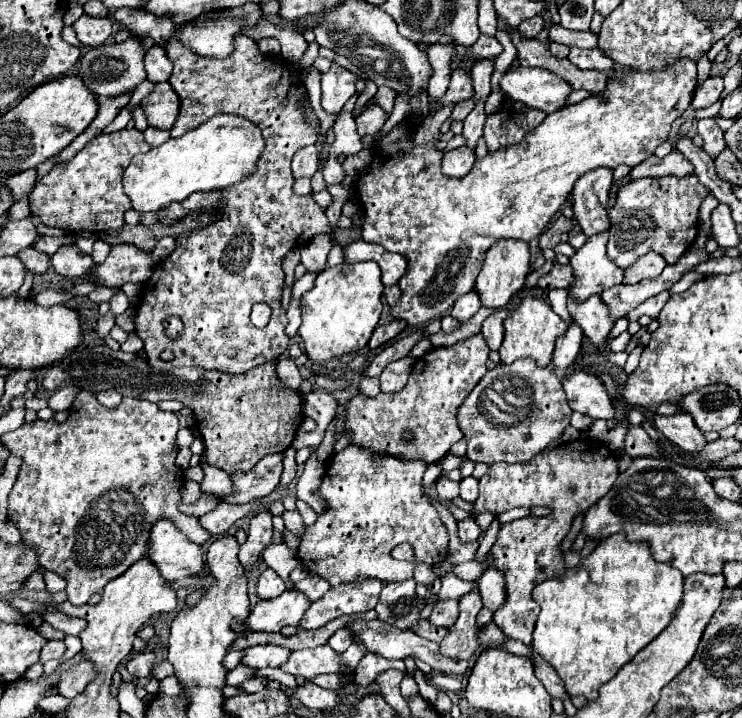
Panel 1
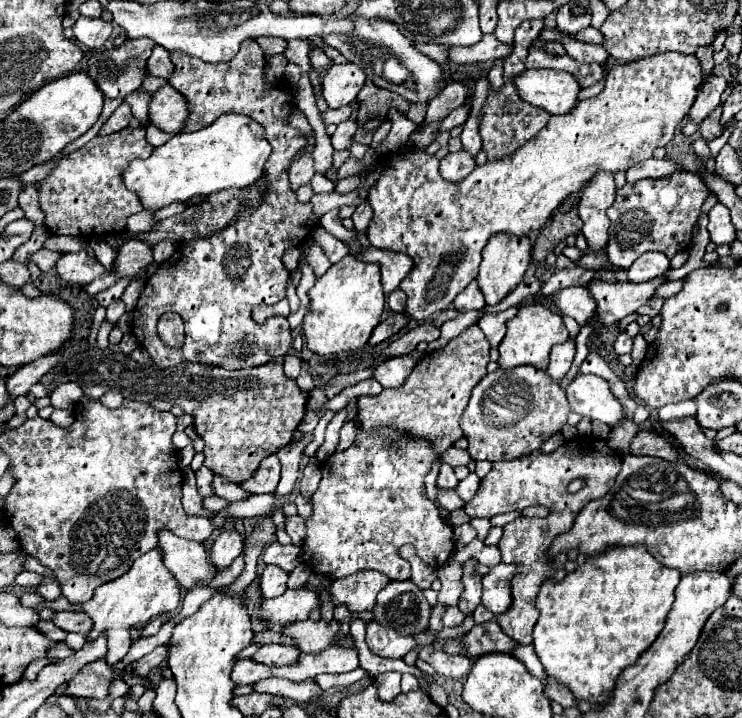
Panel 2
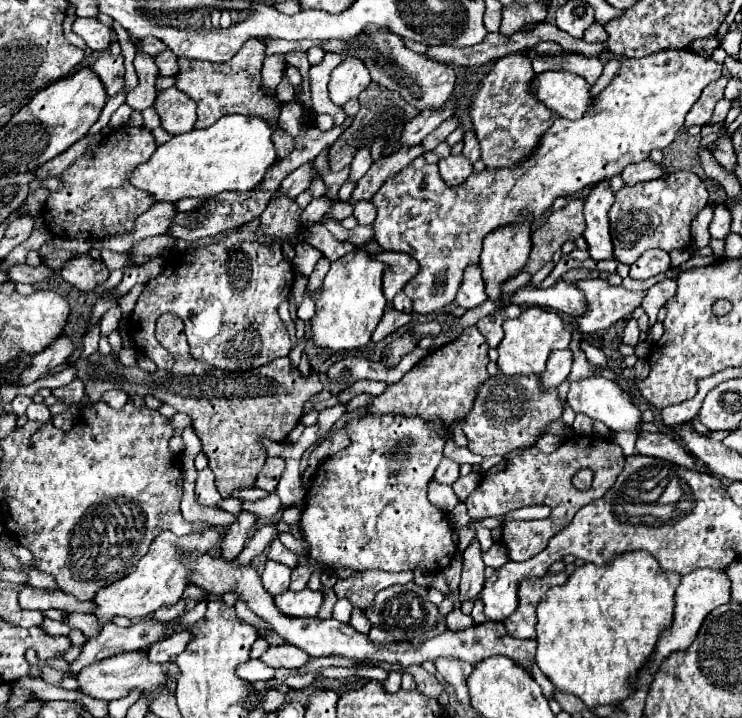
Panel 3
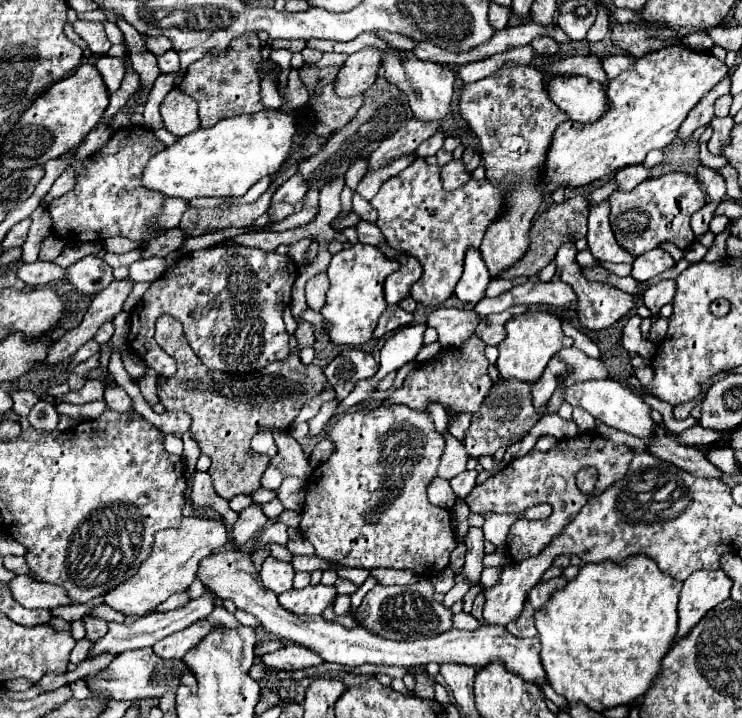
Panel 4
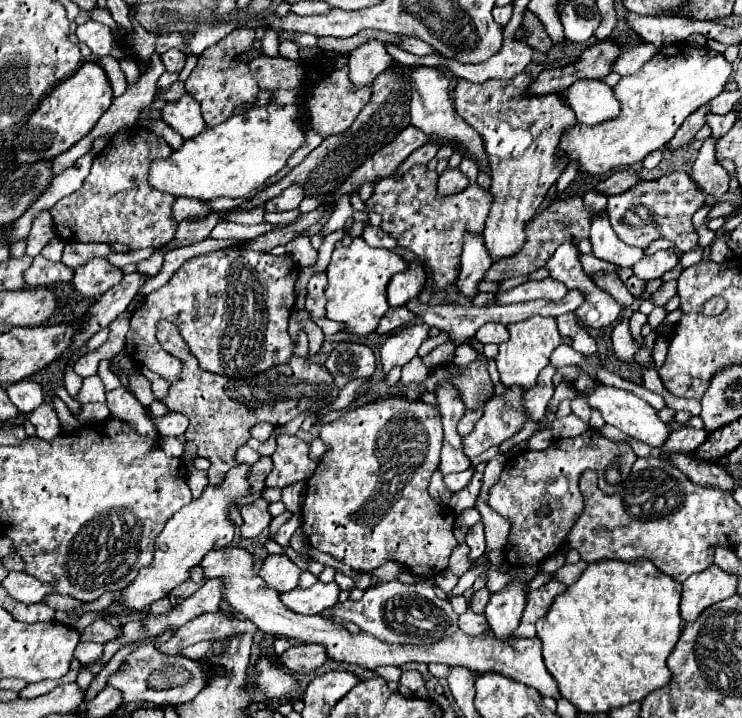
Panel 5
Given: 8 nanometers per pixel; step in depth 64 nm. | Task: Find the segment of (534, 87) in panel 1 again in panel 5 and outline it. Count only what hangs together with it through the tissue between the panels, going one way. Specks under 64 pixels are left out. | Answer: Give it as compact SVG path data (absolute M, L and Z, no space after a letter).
M576 80L570 88L562 90L560 96L566 106L574 110L576 120L586 126L610 120L618 116L620 110L620 102L614 98L612 88L602 80Z

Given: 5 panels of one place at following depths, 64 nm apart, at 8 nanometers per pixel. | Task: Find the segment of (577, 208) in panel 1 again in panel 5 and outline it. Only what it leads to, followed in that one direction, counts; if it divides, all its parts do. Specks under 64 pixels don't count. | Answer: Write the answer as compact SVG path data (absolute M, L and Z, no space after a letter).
M606 212L602 216L592 216L592 228L590 228L590 242L592 242L592 254L600 260L606 260L616 266L634 266L642 260L644 252L640 248L626 246L612 230Z

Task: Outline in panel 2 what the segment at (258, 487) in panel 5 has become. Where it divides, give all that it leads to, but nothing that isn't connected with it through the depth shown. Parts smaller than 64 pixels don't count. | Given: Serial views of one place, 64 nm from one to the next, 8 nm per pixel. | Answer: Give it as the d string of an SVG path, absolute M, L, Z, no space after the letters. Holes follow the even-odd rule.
M176 314L162 316L158 320L158 334L164 340L164 344L168 344L172 348L180 348L180 344L184 344L184 324L182 324L182 318L176 316ZM94 346L94 348L80 352L80 354L70 356L64 362L62 374L74 376L74 382L78 382L82 386L82 390L86 392L86 396L92 400L98 400L106 390L116 390L124 398L132 398L132 400L140 400L140 402L152 402L154 398L160 398L160 400L170 400L172 404L180 406L186 414L190 414L194 418L194 428L196 428L198 436L204 438L204 442L206 442L204 466L210 468L212 472L222 474L228 480L240 484L242 480L252 476L252 472L256 472L262 458L278 452L280 448L284 448L292 442L294 432L304 418L308 392L300 390L294 380L286 378L284 370L282 370L282 362L284 362L284 358L276 358L264 366L234 370L234 372L228 372L228 370L216 368L216 366L212 368L206 364L178 364L174 368L160 370L160 368L152 368L152 366L140 366L130 356L112 352L110 348L102 350L102 348Z

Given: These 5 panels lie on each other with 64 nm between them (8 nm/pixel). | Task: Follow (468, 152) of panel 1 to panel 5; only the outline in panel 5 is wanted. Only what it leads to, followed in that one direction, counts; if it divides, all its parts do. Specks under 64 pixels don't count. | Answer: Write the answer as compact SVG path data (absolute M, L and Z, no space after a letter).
M446 168L438 178L438 192L444 196L460 192L466 186L468 186L468 178L458 168Z

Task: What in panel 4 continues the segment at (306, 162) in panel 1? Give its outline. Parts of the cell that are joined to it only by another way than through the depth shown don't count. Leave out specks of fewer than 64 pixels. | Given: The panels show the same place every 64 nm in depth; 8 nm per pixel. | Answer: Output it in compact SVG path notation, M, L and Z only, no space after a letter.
M296 172L292 178L288 178L288 180L276 190L276 194L272 196L272 202L286 200L286 202L290 202L290 204L296 204L300 198L304 198L306 190L308 190L306 180L300 176L300 172Z

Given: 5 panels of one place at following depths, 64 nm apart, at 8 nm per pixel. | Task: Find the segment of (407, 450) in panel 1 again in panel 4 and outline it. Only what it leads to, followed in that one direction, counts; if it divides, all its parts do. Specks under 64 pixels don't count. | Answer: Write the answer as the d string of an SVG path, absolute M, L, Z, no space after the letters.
M472 334L466 342L462 342L462 346L442 350L436 358L414 368L406 376L404 384L398 390L394 390L382 402L382 406L388 408L394 404L402 404L416 412L424 412L432 402L438 402L444 406L446 412L456 412L456 414L476 412L476 408L480 408L480 402L484 400L484 394L488 394L488 390L492 388L492 378L488 376L488 360L484 356L484 348L486 344L476 334Z

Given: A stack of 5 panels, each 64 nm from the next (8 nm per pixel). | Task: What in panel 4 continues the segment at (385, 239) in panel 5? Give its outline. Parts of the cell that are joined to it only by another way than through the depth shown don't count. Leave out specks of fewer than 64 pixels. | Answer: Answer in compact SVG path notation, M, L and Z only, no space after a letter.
M360 222L356 226L356 232L358 232L358 242L360 244L384 244L384 236L380 236L380 230L374 226L374 224L366 224L366 222Z

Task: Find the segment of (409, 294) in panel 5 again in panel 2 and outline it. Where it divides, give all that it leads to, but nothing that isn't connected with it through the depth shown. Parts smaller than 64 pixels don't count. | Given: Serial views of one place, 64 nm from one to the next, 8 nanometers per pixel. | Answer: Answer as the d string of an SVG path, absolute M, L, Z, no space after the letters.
M362 248L360 252L354 254L358 260L364 262L378 262L382 268L382 286L384 292L390 294L392 290L398 288L400 280L404 280L404 276L408 276L410 268L412 268L412 258L398 254L398 252L384 252L380 248Z

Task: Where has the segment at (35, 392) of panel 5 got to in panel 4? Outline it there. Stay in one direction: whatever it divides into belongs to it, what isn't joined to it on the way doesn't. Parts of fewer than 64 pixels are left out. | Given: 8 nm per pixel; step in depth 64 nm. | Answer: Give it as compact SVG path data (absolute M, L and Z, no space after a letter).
M22 390L22 392L12 392L12 412L16 412L18 416L28 416L30 408L38 402L38 396L34 396L32 392L28 390Z

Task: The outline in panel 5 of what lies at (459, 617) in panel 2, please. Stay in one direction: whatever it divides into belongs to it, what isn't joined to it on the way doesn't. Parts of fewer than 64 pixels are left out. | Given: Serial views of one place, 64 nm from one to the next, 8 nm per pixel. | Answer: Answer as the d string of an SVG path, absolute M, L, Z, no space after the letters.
M466 610L464 614L460 614L458 618L458 628L464 630L466 634L470 636L478 636L478 634L484 634L488 628L488 622L484 620L482 614L474 614L472 610Z

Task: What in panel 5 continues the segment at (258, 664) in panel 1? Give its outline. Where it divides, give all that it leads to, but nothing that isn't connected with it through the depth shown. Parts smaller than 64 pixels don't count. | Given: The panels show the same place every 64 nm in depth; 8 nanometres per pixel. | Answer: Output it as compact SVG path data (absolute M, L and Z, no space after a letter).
M296 644L290 646L284 654L276 656L276 660L292 670L292 672L300 672L300 674L310 674L314 670L318 670L326 658L324 658L324 648L316 646L316 644Z

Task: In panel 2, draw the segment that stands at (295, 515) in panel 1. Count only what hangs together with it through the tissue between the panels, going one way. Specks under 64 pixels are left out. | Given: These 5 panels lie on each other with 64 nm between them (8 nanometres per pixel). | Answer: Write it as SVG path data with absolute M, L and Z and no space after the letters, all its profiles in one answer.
M299 515L286 518L285 529L291 538L291 543L301 545L306 536L305 520Z

